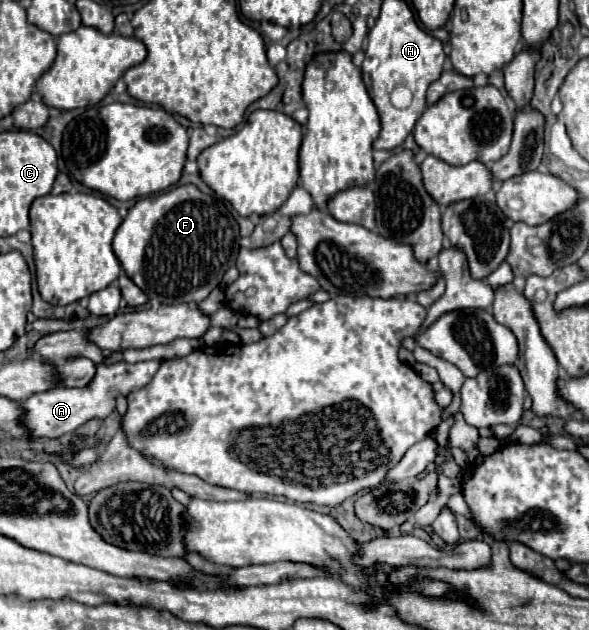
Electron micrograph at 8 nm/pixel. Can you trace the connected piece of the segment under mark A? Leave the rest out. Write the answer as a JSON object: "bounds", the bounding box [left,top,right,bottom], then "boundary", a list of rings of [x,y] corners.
{"bounds":[22,361,160,437],"boundary":[[[118,361],[112,365],[96,363],[96,375],[86,387],[82,387],[82,389],[60,387],[56,391],[44,391],[44,395],[32,395],[32,399],[22,401],[24,425],[30,429],[30,433],[34,437],[70,435],[86,421],[106,419],[116,409],[116,399],[120,395],[128,397],[132,391],[146,387],[152,381],[158,367],[160,367],[160,361],[142,361],[142,363],[134,363],[134,365],[130,365],[126,361]]]}

